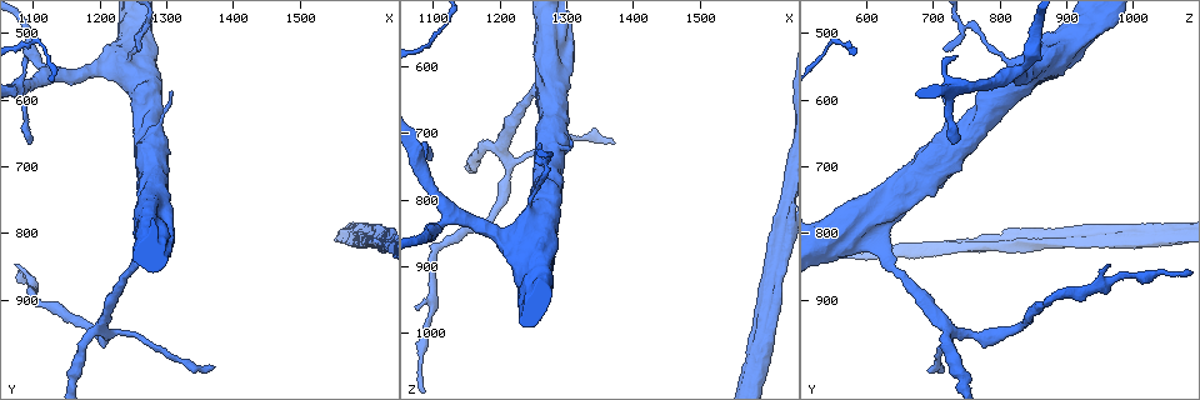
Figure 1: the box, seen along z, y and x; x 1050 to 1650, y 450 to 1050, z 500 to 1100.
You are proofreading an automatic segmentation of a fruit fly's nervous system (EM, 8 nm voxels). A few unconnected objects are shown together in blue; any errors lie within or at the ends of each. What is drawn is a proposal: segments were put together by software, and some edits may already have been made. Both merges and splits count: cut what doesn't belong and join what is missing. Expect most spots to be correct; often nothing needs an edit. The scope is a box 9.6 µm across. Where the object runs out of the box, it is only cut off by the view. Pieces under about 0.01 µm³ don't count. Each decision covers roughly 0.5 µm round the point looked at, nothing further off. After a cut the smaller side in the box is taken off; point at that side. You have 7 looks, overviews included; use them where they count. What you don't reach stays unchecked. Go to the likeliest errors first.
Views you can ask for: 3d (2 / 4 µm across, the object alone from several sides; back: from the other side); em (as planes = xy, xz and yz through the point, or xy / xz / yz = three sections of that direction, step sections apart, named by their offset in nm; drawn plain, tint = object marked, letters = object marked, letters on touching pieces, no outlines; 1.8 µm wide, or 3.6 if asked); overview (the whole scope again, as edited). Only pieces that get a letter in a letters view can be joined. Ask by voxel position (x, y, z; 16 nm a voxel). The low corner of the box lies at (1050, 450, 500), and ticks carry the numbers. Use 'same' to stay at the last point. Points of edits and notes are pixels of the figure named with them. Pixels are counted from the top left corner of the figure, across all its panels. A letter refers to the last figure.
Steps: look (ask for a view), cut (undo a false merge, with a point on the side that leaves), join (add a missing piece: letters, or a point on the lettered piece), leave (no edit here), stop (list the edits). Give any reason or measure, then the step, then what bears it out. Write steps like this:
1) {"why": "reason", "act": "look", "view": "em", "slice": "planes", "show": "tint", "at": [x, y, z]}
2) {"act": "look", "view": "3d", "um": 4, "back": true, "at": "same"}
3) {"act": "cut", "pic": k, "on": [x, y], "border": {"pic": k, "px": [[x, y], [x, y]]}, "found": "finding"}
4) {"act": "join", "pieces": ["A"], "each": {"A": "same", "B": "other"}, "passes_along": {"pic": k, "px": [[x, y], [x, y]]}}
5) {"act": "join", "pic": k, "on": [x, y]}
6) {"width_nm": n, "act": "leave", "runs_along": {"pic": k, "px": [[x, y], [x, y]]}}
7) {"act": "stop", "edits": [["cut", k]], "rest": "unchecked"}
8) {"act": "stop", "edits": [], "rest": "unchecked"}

{"why": "two arms in line, one across", "act": "look", "view": "em", "slice": "planes", "show": "tint", "at": [1595, 805, 990]}

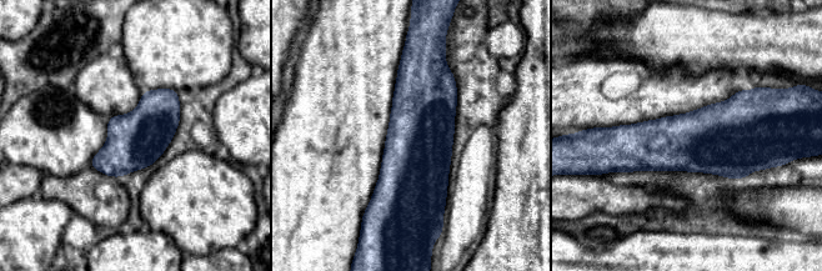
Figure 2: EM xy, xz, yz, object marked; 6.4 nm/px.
{"why": "what lies round it", "act": "look", "view": "em", "slice": "planes", "show": "letters", "at": "same"}

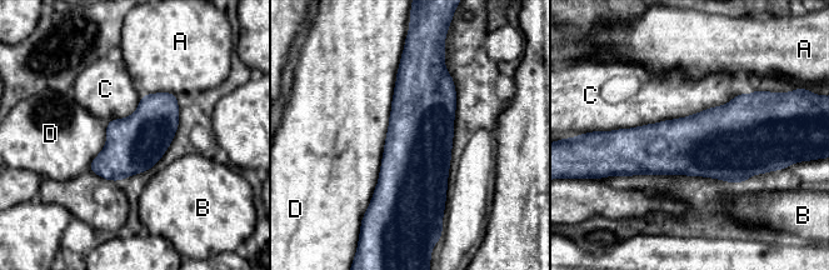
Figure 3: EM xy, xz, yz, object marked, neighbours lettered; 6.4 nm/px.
{"width_nm": 360, "act": "leave", "each": {"A": "other", "B": "other", "C": "other", "D": "other"}, "border": {"pic": 3, "px": [[738, 93], [693, 114], [604, 131]]}, "found": "continuous, no second neuron"}

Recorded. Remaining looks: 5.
{"why": "sudden change in width", "act": "look", "view": "em", "um": 3.6, "slice": "planes", "show": "letters", "at": [1245, 535, 805]}

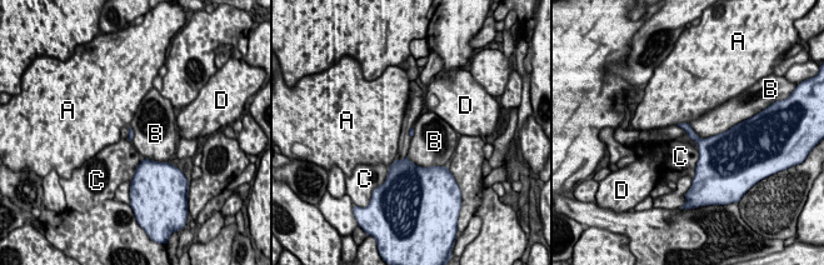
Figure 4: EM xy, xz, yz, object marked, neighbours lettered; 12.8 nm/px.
{"act": "leave", "each": {"A": "other", "B": "other", "C": "other", "D": "other"}, "border": {"pic": 4, "px": [[687, 123], [700, 138], [734, 124]]}, "found": "one neuron here"}

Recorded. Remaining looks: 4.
{"why": "thin end", "act": "look", "view": "3d", "um": 4, "at": [1090, 530, 740]}

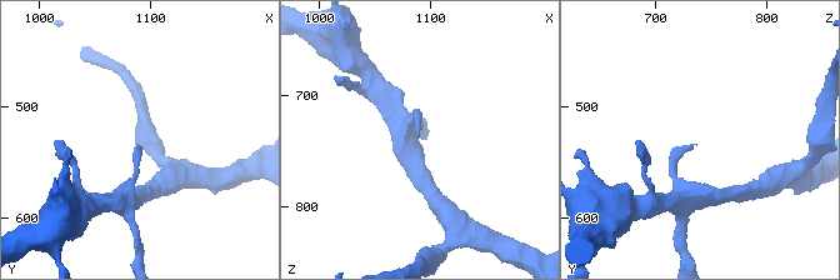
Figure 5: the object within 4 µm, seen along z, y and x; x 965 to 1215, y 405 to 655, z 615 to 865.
{"why": "now the EM", "act": "look", "view": "em", "slice": "planes", "show": "letters", "at": [1086, 532, 738]}

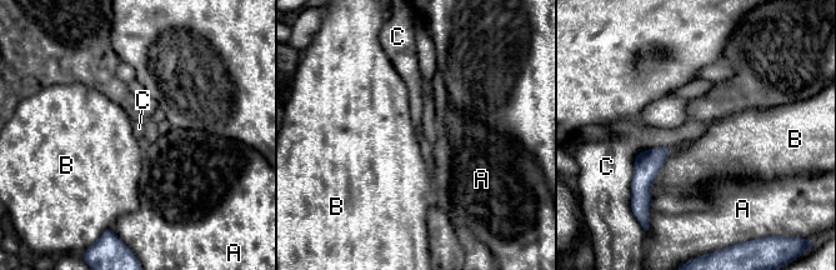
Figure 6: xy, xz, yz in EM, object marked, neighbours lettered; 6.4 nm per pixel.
{"act": "leave", "each": {"A": "other", "B": "other", "C": "other"}, "found": "none of them fits"}

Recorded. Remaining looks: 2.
{"act": "stop", "edits": [], "rest": "unchecked"}

